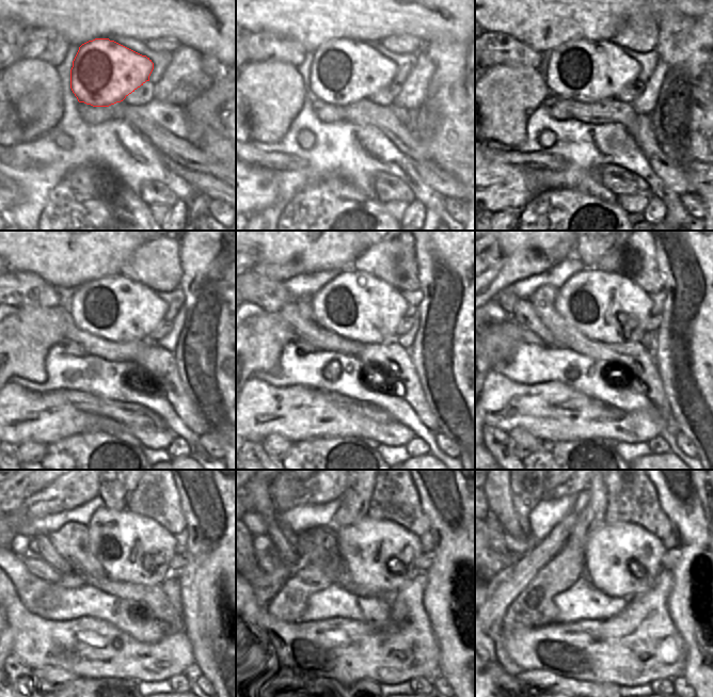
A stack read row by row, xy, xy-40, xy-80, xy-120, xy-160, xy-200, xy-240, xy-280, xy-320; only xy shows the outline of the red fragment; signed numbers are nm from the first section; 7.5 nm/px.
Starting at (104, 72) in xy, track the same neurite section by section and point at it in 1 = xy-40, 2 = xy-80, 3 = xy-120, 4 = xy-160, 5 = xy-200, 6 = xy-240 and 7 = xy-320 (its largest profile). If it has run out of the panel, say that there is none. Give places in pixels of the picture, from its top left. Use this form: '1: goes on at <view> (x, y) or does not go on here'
1: goes on at xy-40 (343, 72)
2: goes on at xy-80 (585, 70)
3: goes on at xy-120 (115, 307)
4: goes on at xy-160 (357, 305)
5: goes on at xy-200 (593, 301)
6: goes on at xy-240 (120, 540)
7: goes on at xy-320 (609, 550)

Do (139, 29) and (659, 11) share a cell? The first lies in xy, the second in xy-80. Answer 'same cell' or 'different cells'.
same cell

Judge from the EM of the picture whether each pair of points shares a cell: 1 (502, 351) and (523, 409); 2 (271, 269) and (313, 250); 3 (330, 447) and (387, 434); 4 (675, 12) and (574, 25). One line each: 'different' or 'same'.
1: different
2: different
3: different
4: same

